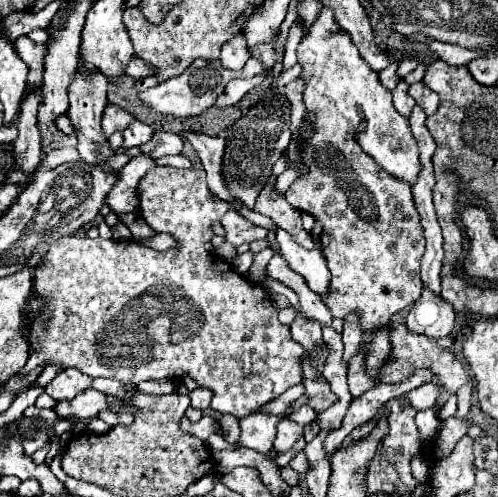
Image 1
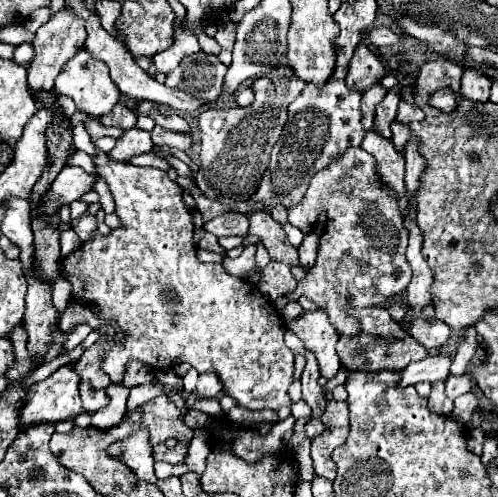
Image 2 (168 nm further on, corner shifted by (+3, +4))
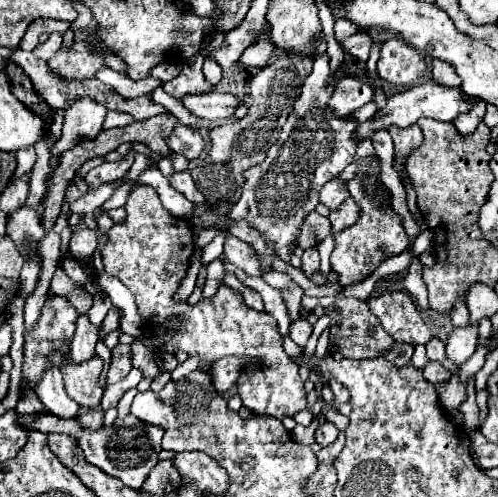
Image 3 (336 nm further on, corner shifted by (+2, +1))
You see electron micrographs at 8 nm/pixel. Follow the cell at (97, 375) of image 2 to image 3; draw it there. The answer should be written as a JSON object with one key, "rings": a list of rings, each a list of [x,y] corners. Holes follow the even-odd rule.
{"rings":[[[116,345],[112,349],[112,361],[110,361],[110,369],[108,369],[108,385],[126,377],[130,373],[130,369],[132,369],[130,345]]]}

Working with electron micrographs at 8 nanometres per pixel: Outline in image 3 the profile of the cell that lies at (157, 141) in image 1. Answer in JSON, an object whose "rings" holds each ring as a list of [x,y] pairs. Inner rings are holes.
{"rings":[[[180,123],[168,137],[168,145],[174,153],[184,155],[186,159],[196,159],[204,149],[204,139],[196,129]]]}

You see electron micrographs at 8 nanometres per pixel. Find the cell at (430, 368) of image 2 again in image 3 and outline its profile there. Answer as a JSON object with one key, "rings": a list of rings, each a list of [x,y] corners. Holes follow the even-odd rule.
{"rings":[[[474,325],[454,327],[446,341],[446,355],[458,365],[462,365],[466,359],[472,357],[476,345],[478,345],[478,327]]]}

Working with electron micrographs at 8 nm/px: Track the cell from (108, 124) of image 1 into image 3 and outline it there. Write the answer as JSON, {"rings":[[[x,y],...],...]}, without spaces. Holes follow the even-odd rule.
{"rings":[[[108,113],[106,121],[104,121],[104,129],[112,129],[112,127],[126,127],[134,123],[134,117],[130,117],[128,113]]]}

